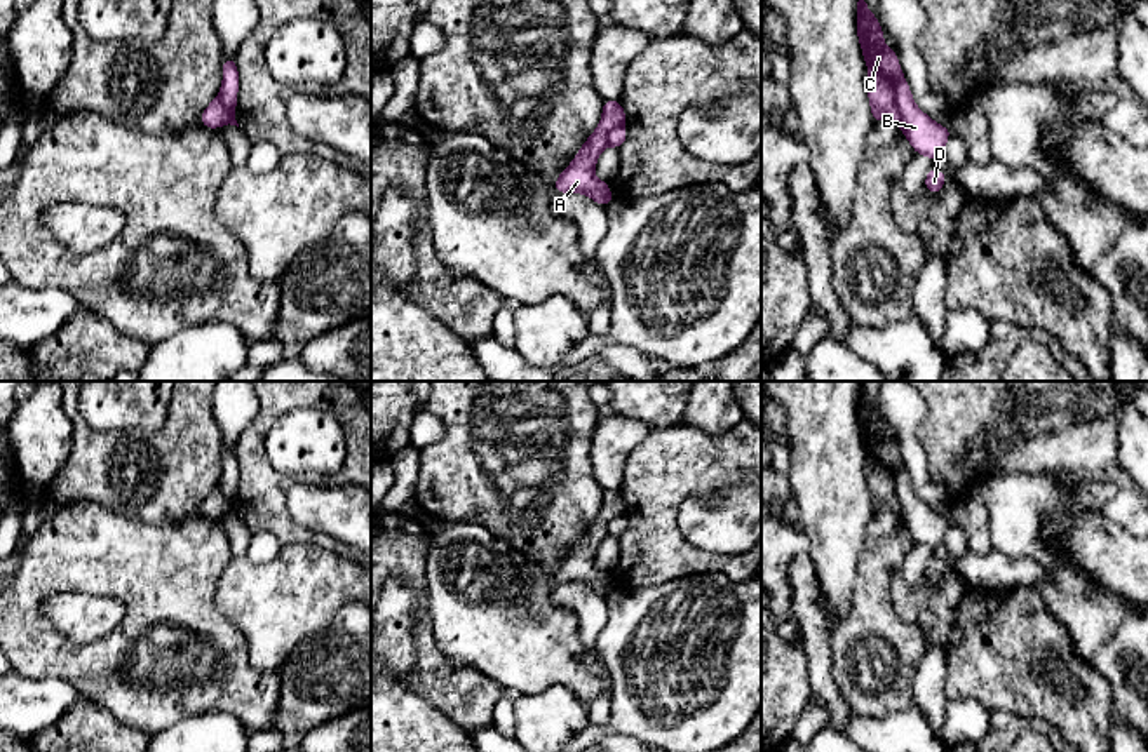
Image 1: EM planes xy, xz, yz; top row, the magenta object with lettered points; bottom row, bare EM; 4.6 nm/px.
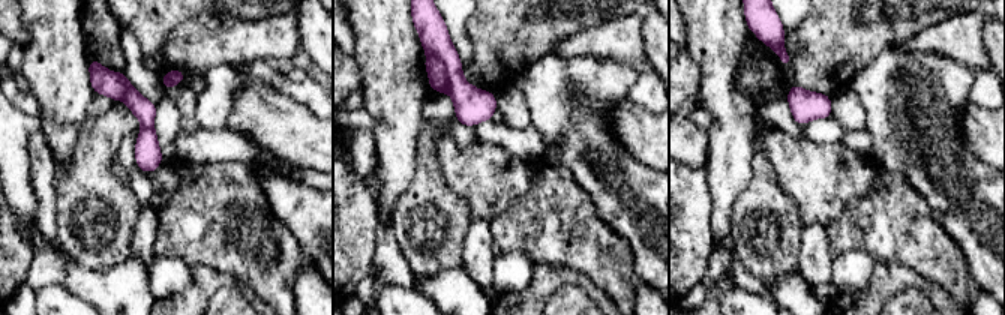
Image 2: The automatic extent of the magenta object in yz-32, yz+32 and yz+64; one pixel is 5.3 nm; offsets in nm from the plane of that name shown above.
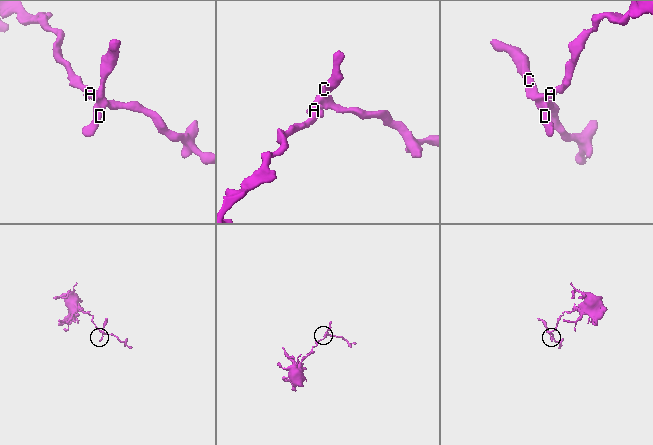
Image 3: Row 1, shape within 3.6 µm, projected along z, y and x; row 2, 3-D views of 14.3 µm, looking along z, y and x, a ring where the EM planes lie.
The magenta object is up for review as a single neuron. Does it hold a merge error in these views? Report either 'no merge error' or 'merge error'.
merge error

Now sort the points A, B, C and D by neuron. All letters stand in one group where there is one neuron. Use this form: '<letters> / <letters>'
A / B C D

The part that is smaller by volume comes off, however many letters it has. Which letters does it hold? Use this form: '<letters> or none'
B, C, D

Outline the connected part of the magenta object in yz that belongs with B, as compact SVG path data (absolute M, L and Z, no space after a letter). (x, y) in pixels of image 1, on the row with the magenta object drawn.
M864 0L857 2L857 40L869 75L881 75L892 84L901 111L901 132L908 138L911 148L930 160L942 155L951 129L939 125L916 106L897 54L883 44L880 19L873 16Z

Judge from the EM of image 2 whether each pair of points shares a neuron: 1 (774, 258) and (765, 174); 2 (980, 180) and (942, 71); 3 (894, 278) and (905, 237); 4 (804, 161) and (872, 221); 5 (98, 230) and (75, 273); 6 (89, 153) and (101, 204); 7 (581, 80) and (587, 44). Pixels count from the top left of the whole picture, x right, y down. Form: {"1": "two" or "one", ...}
{"1": "one", "2": "one", "3": "two", "4": "two", "5": "two", "6": "one", "7": "two"}

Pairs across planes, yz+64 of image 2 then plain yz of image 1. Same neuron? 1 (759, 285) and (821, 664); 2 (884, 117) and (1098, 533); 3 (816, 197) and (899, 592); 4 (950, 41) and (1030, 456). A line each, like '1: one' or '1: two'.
1: one
2: two
3: one
4: one

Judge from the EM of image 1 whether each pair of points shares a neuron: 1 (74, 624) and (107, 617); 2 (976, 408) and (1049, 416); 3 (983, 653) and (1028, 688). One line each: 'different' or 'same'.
1: same
2: same
3: same

